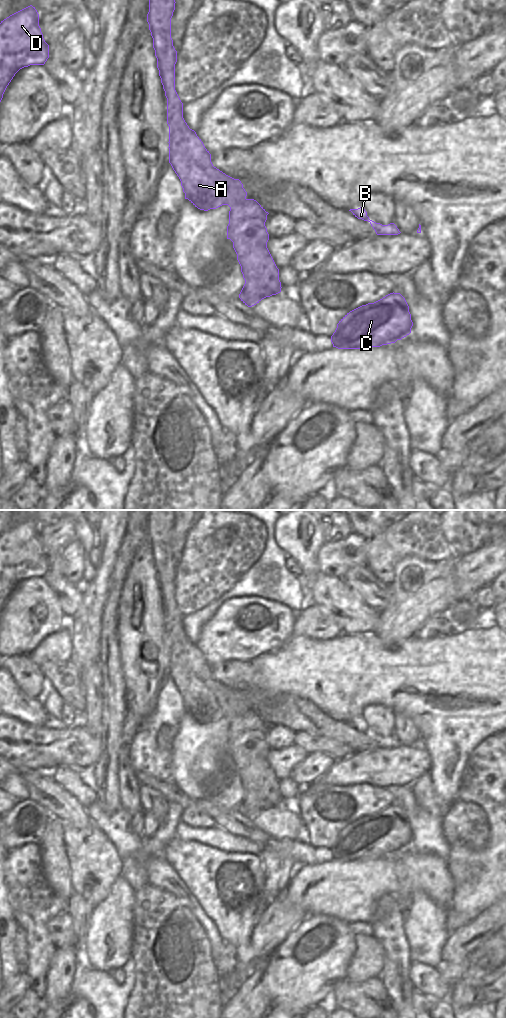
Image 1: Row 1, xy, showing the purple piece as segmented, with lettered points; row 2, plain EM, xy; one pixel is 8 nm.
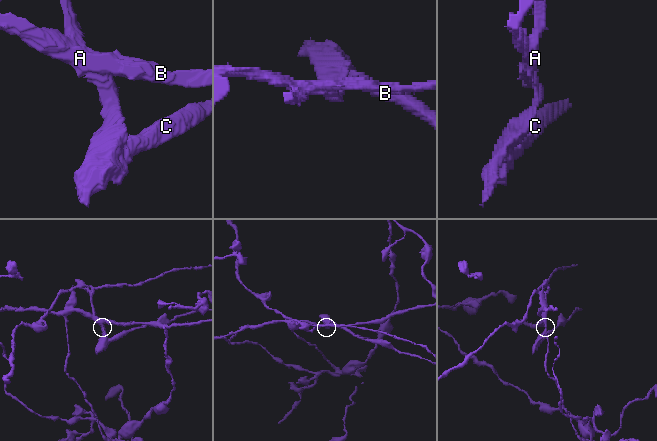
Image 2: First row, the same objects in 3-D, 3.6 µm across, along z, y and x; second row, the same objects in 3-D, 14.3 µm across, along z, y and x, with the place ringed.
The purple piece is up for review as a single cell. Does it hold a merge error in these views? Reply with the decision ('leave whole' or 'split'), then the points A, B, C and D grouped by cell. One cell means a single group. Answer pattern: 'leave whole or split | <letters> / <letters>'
split | A C D / B

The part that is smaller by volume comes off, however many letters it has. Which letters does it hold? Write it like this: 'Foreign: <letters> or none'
Foreign: B

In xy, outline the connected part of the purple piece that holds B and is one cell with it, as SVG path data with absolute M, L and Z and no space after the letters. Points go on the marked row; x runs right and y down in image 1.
M360 207L358 209L350 209L349 211L351 211L353 215L358 219L368 221L375 230L377 235L398 235L401 233L394 223L382 225L380 223L376 223L370 220L369 217L367 216L367 212L363 207Z

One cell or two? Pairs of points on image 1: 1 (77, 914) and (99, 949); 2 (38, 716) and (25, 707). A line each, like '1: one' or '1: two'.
1: two
2: one

